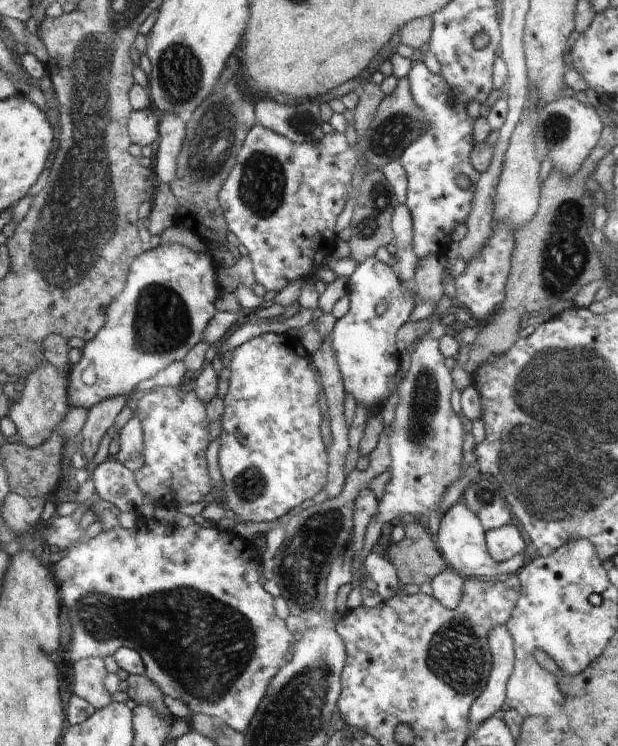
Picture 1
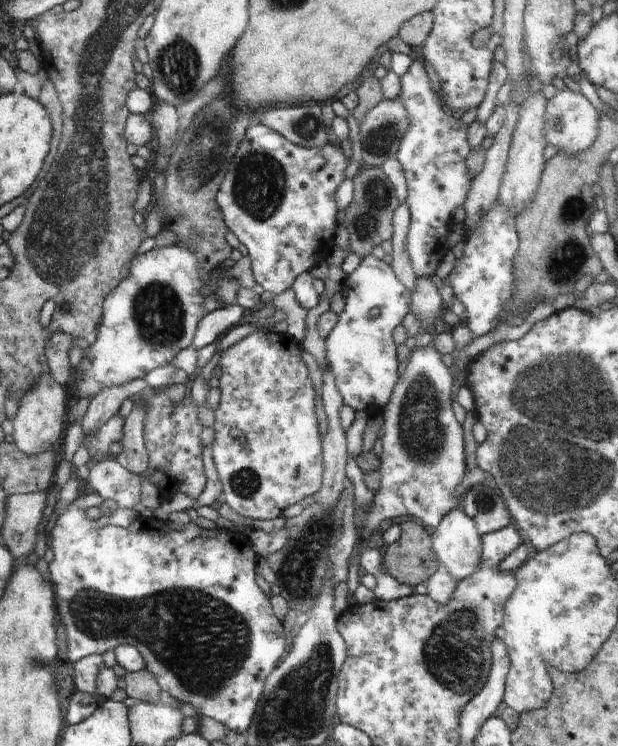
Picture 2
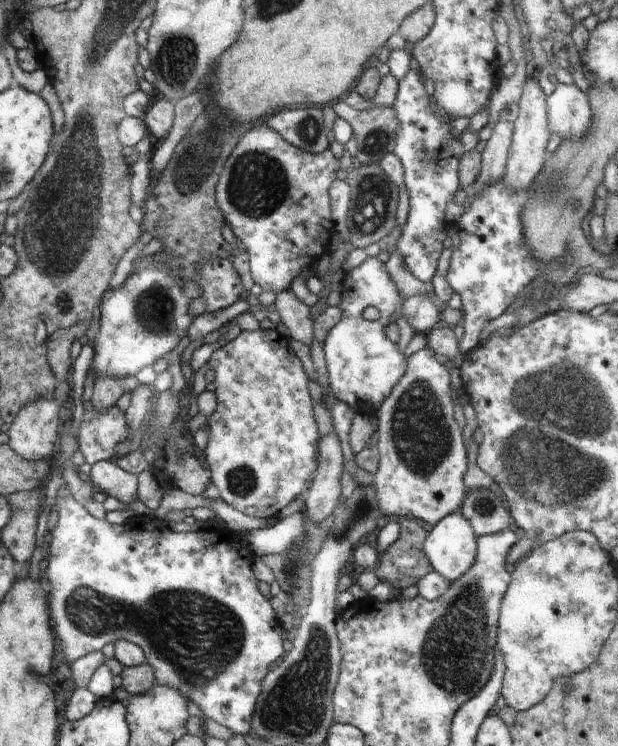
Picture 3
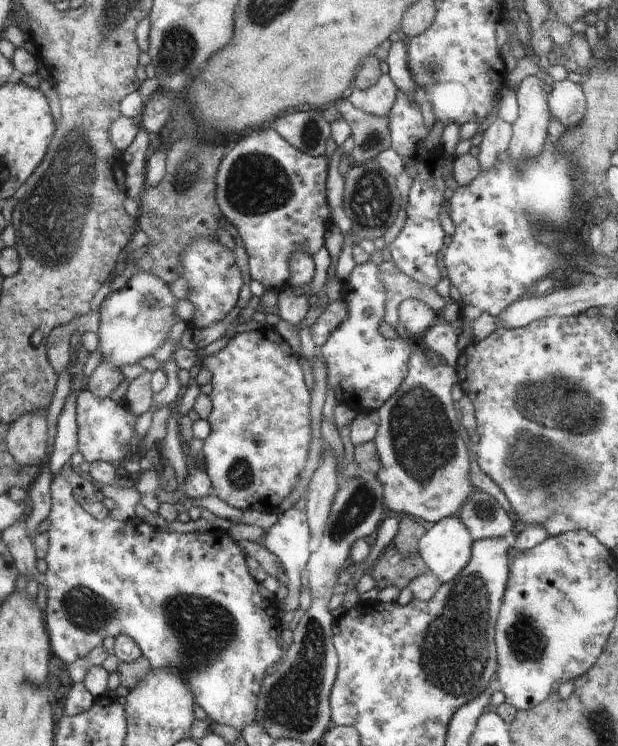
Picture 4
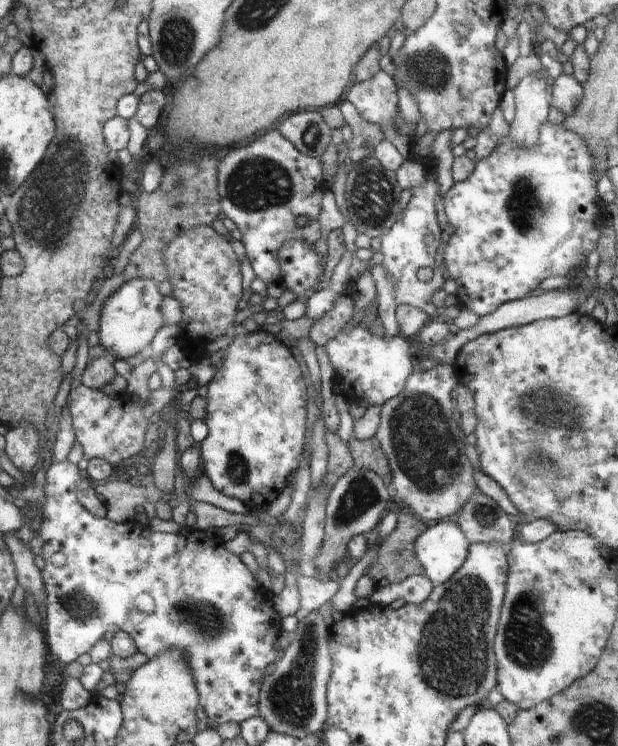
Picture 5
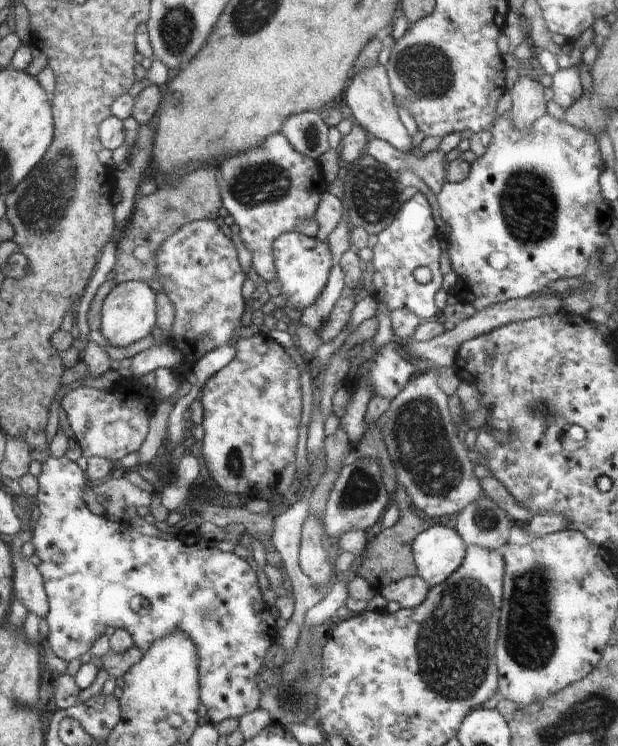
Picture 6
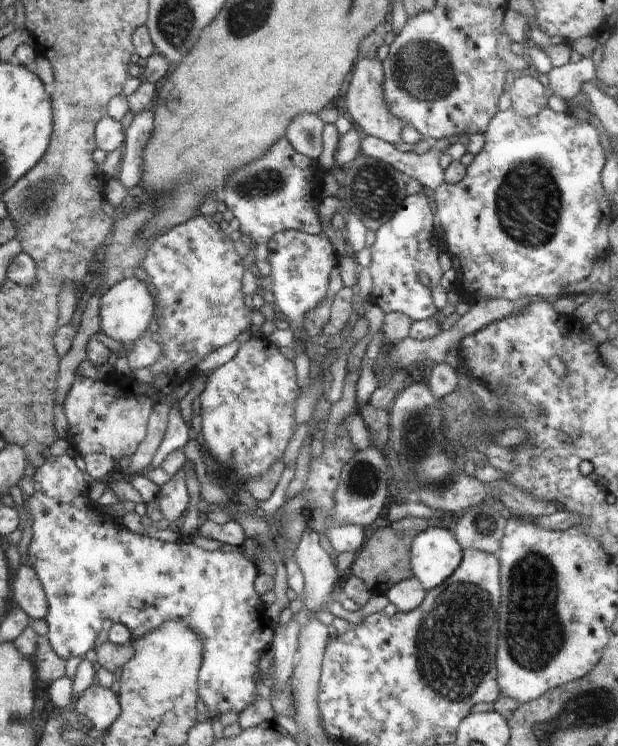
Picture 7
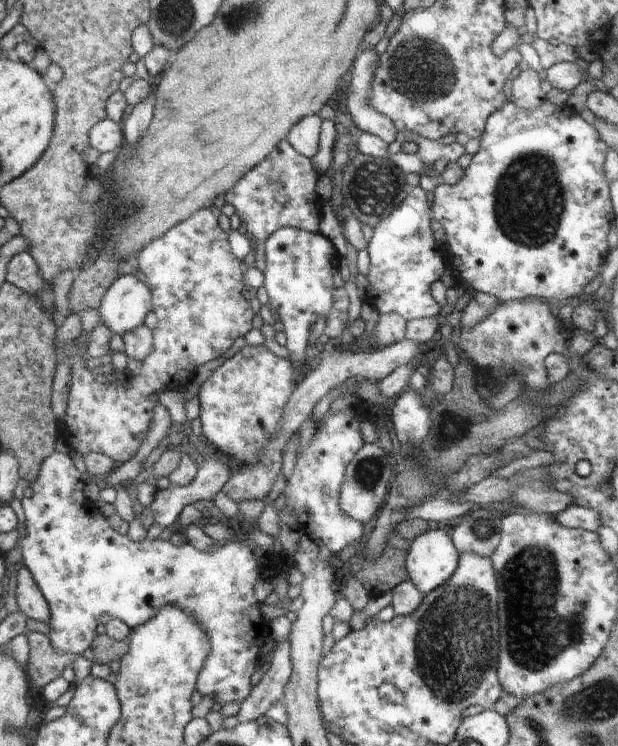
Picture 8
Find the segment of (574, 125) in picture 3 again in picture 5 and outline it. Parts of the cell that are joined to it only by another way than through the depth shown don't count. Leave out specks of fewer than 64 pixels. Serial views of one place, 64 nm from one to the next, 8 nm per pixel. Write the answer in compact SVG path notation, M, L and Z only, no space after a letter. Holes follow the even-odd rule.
M562 74L552 82L554 92L552 93L552 107L558 109L566 118L580 106L583 98L582 85L577 82L573 75Z

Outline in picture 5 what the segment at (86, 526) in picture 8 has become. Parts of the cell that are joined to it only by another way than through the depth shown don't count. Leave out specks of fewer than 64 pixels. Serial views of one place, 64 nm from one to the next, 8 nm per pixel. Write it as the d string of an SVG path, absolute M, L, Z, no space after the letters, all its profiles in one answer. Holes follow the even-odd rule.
M52 459L46 475L46 505L43 508L41 522L37 524L42 526L40 536L45 543L43 546L43 557L45 558L46 566L43 569L43 576L47 585L49 599L46 604L46 640L48 640L50 652L56 655L62 663L70 666L77 662L80 656L90 653L108 632L118 633L119 631L126 632L132 638L136 649L143 653L147 659L154 659L163 651L168 651L169 649L180 649L185 659L188 656L193 677L196 678L196 686L199 688L200 706L204 709L206 718L211 725L242 724L248 718L255 717L259 713L260 693L262 693L262 683L265 680L264 674L268 673L266 668L276 658L277 654L277 652L274 652L272 644L276 642L278 632L281 632L281 617L276 613L271 598L266 598L262 594L261 584L256 582L256 578L246 568L246 564L242 564L240 556L225 551L224 540L217 533L212 533L208 536L208 539L198 541L198 534L187 534L186 531L173 534L155 532L148 525L142 525L136 522L135 519L124 523L116 523L108 516L96 518L88 508L84 508L80 504L80 498L78 498L78 490L76 488L78 488L80 479L83 478L82 474L83 471L80 470L80 466L72 464L70 460L59 462Z

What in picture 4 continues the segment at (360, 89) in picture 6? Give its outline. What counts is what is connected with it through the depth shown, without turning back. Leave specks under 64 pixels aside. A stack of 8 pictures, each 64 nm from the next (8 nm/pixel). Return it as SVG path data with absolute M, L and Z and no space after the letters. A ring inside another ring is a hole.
M381 74L380 79L365 90L354 87L348 100L362 113L383 118L391 112L397 94L395 83L390 79L389 74Z

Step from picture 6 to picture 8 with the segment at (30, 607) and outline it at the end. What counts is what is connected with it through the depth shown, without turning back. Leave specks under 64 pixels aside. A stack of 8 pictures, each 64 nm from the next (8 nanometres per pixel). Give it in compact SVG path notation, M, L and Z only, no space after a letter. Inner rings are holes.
M24 567L19 571L16 591L18 604L26 616L41 623L50 624L53 614L50 602L30 569Z

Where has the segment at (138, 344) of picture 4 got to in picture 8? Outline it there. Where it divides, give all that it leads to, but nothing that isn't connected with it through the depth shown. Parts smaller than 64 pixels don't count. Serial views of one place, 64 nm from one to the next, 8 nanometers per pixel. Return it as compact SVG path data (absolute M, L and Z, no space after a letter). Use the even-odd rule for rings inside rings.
M135 275L120 276L104 298L100 315L113 334L123 336L139 325L150 310L150 292Z

